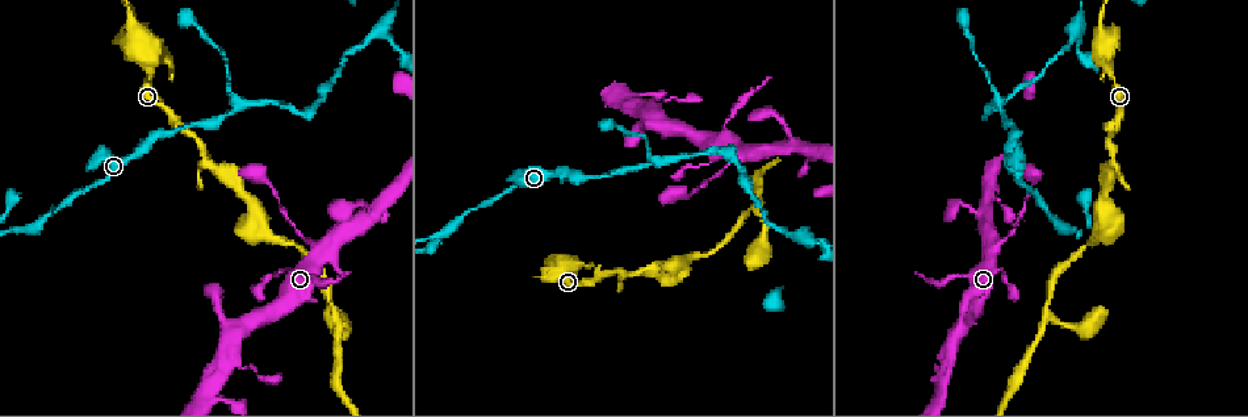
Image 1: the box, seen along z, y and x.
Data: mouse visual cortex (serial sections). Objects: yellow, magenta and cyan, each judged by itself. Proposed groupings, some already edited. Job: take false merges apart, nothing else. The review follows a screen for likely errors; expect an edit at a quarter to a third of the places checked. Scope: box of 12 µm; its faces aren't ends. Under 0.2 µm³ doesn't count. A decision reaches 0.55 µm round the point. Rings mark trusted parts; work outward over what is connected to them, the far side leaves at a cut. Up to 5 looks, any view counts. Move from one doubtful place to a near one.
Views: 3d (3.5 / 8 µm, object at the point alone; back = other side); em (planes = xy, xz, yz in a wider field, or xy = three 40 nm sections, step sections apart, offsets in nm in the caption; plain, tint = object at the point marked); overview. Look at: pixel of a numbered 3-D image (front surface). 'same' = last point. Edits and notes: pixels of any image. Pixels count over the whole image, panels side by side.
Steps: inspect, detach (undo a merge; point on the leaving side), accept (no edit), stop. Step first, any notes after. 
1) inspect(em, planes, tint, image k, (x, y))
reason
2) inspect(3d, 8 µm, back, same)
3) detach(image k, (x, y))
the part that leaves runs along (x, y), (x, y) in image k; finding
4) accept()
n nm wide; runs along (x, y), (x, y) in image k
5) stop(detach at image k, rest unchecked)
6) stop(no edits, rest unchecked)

inspect(3d, 3.5 µm, image 1, (939, 384))
two arms in line, one across

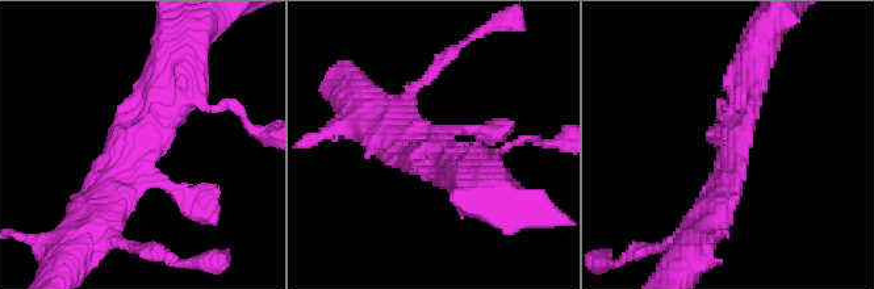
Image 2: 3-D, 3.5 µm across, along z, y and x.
inspect(em, planes, tint, image 2, (426, 150))
3 arms; arms of 150, 350, 350 nm

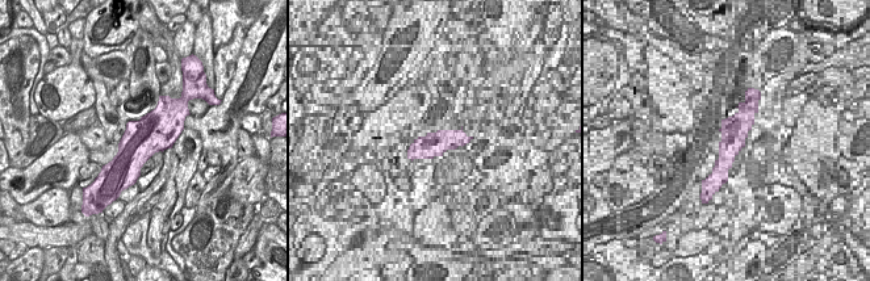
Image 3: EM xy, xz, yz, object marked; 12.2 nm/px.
accept()
runs along (166, 76), (153, 121), (84, 218) in image 2; one cell here

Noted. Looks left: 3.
inspect(3d, 8 µm, image 1, (301, 111))
abrupt turn

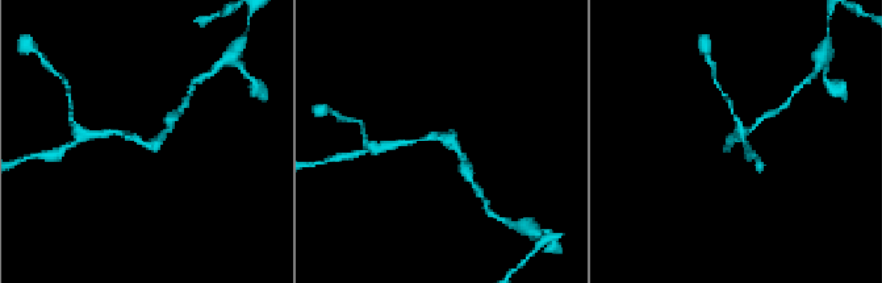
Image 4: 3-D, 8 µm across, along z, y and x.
inspect(em, planes, tint, image 4, (438, 135))
arms of 150, 200 nm; need the tissue

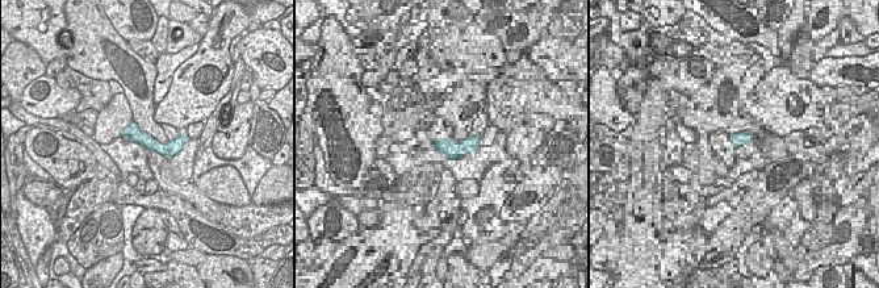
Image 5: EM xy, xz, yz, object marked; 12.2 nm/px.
accept()
all the same cell

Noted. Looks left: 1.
stop(no edits, rest unchecked)

